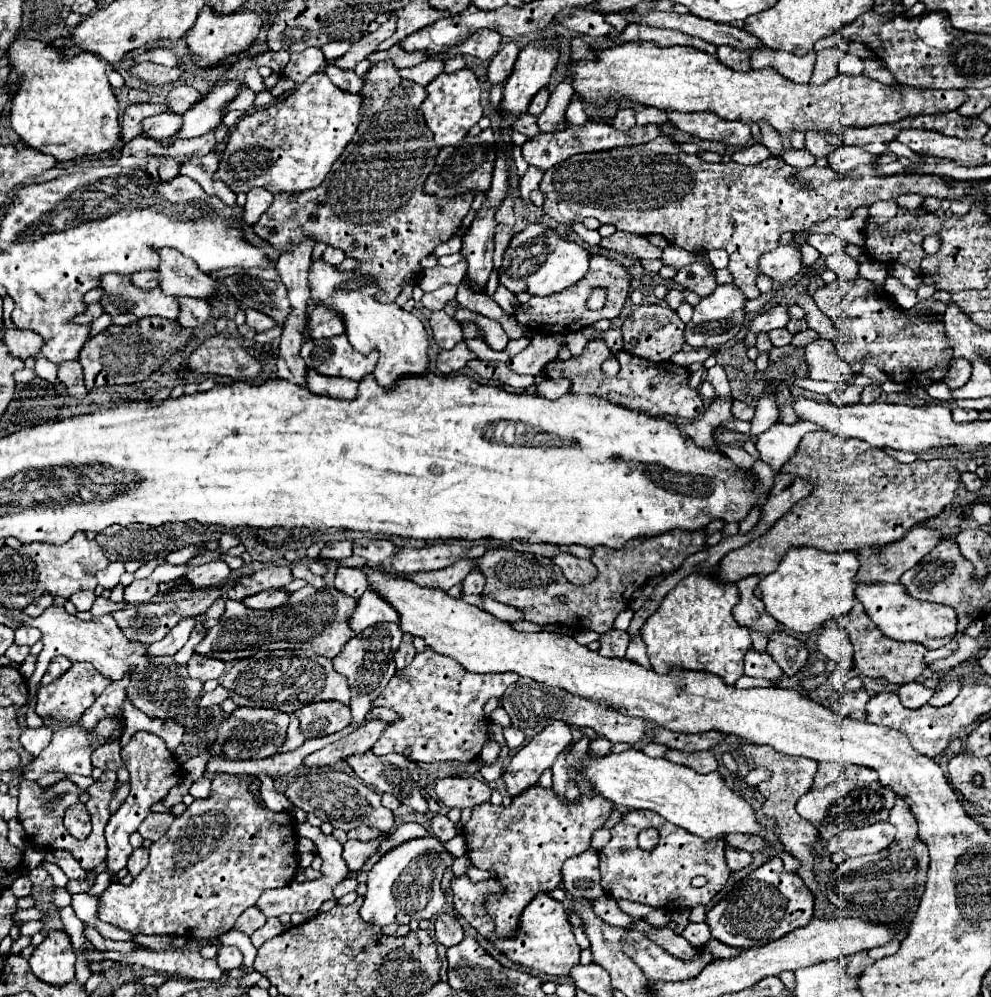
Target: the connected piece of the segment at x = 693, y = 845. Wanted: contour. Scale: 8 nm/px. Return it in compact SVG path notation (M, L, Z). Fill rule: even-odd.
M635 809L625 813L623 821L619 821L611 829L611 841L599 851L599 869L601 869L601 887L613 899L629 899L655 909L681 911L683 907L707 905L727 883L731 871L725 863L725 841L711 839L705 841L701 837L689 835L689 831L665 821L659 813L649 813L645 809ZM653 827L659 831L659 845L653 851L643 851L637 845L637 835ZM703 875L707 879L705 887L695 889L691 879Z

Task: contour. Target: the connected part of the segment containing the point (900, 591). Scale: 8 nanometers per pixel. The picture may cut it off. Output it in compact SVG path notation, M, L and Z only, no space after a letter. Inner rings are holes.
M889 583L859 585L857 599L861 601L865 613L873 619L873 623L889 639L901 643L921 643L927 649L939 649L947 645L957 633L957 615L951 607L913 601L913 597L907 595L903 585L889 585Z

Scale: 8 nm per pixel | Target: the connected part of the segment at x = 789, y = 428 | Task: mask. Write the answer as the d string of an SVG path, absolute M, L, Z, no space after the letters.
M797 421L795 425L777 423L769 427L765 433L757 435L757 441L755 441L761 461L769 463L775 471L779 471L785 465L785 461L793 457L801 437L807 431L815 431L815 429L821 429L821 427L808 421Z

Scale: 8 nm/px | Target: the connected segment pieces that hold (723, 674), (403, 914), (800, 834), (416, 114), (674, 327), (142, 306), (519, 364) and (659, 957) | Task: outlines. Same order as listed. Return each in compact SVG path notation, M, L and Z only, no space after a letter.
M691 573L679 581L641 629L653 671L705 671L719 675L727 685L735 685L735 681L743 675L743 657L753 647L749 631L741 629L733 619L733 607L737 601L737 585L725 585L711 575Z
M421 837L421 839L411 839L405 841L403 845L391 849L389 853L385 853L375 865L373 869L367 873L367 893L365 893L365 901L359 909L359 915L363 921L371 923L371 925L391 925L391 923L401 923L401 925L409 925L411 921L423 921L423 919L433 919L441 907L445 905L445 895L441 893L441 877L443 871L453 863L453 855L447 853L447 849L443 847L443 843L435 837Z
M747 745L743 747L743 753L745 757L755 765L755 767L767 767L771 771L771 779L761 783L759 785L759 793L765 797L765 803L763 803L763 811L765 815L769 815L773 821L775 821L775 833L779 833L785 849L795 855L799 861L801 861L801 867L799 867L799 877L805 881L805 885L809 885L809 889L815 893L817 891L817 883L813 879L813 871L811 871L811 847L813 847L813 841L819 837L817 829L805 821L803 817L799 817L799 813L795 811L795 803L797 799L807 793L813 785L813 777L817 773L817 761L809 761L807 757L789 757L785 753L779 753L779 751L773 751L771 747L765 747L765 745Z
M381 61L369 69L361 95L363 105L359 129L353 141L345 147L345 153L335 161L329 177L317 189L293 197L283 193L275 195L275 201L257 221L253 231L279 253L295 249L301 243L301 237L313 237L319 243L345 251L347 257L359 263L355 269L357 273L369 273L369 277L381 285L381 297L377 297L377 301L393 303L401 293L403 283L419 275L419 261L431 255L439 243L455 235L461 219L473 203L473 193L453 199L435 199L433 195L423 193L425 177L435 165L435 149L431 147L437 147L421 113L421 103L427 97L425 87L401 79L391 61Z
M641 305L637 307L623 323L621 331L623 331L623 339L625 339L625 351L643 357L647 361L669 361L673 353L681 351L685 345L685 337L683 337L683 329L685 325L681 323L681 319L677 317L677 313L669 307L661 307L661 305Z
M105 275L101 277L103 297L101 307L109 315L133 313L137 317L165 317L175 321L179 315L179 305L175 297L165 295L159 287L145 291L131 283L129 277Z
M535 335L527 349L507 361L507 367L517 375L537 375L549 361L557 359L559 347L561 339L557 335Z
M627 931L621 939L621 949L633 963L645 973L647 979L661 979L661 981L685 981L687 977L695 977L713 957L707 951L699 951L699 959L695 961L681 961L665 949L657 947L645 933L641 931Z

